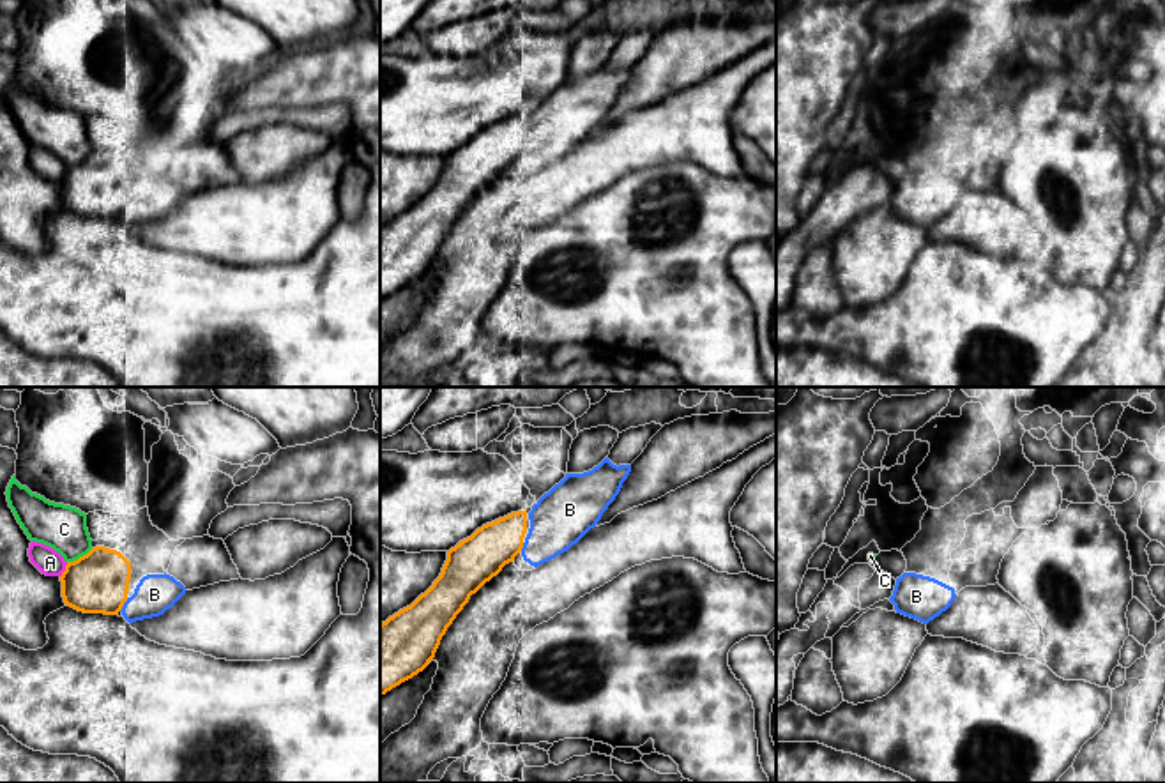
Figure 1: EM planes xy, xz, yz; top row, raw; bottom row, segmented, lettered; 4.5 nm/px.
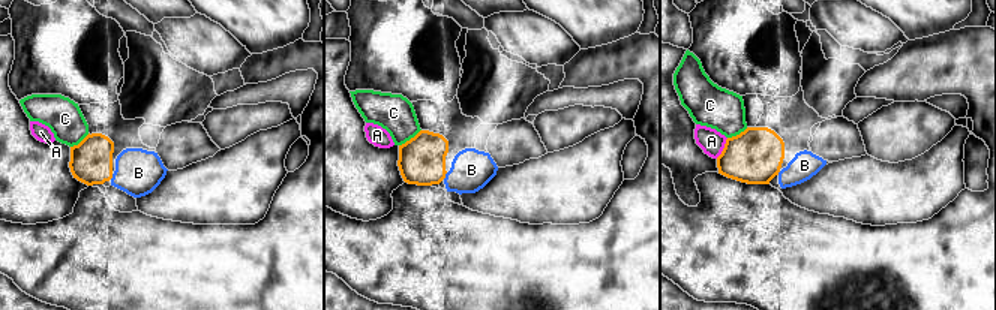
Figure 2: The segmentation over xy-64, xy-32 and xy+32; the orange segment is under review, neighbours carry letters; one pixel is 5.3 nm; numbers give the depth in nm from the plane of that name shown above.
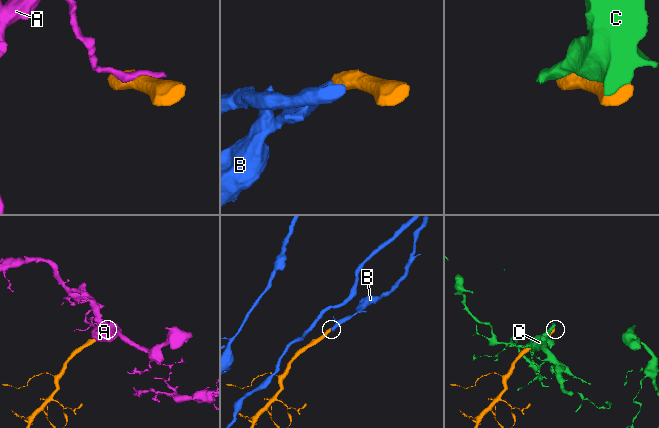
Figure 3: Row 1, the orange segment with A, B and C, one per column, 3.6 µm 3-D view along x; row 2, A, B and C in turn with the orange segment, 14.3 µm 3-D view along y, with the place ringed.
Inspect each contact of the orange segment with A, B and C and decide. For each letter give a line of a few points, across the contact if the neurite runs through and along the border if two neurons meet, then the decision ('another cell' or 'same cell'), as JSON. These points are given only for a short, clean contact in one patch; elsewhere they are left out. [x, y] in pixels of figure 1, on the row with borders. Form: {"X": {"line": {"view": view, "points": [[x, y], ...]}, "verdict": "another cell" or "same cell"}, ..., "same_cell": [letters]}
{"A": {"verdict": "another cell"}, "B": {"verdict": "same cell"}, "C": {"verdict": "another cell"}, "same_cell": ["B"]}

